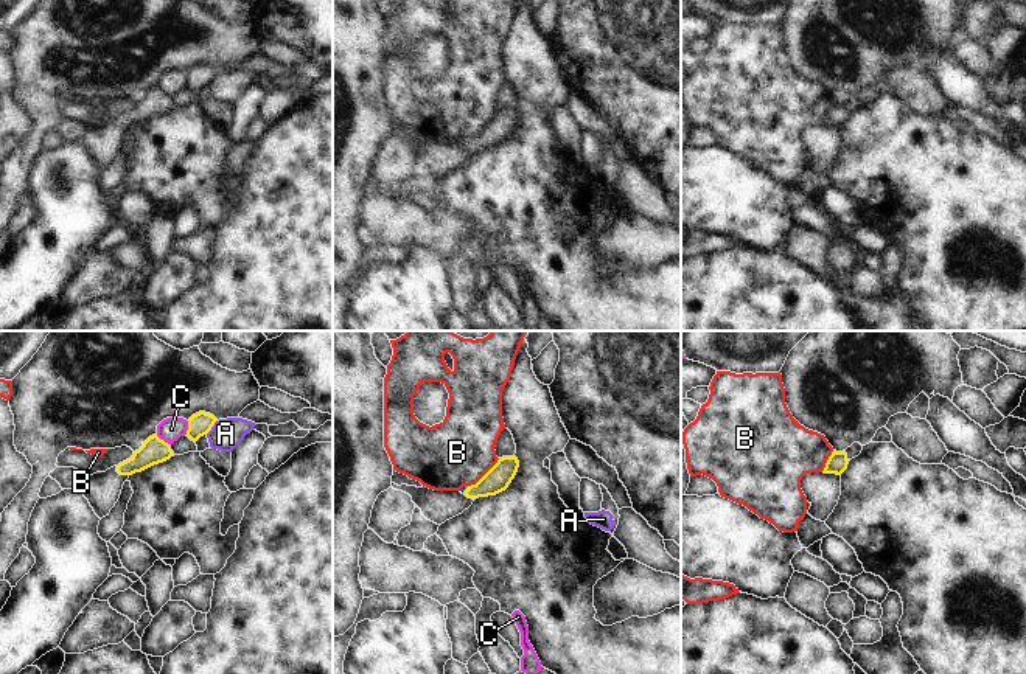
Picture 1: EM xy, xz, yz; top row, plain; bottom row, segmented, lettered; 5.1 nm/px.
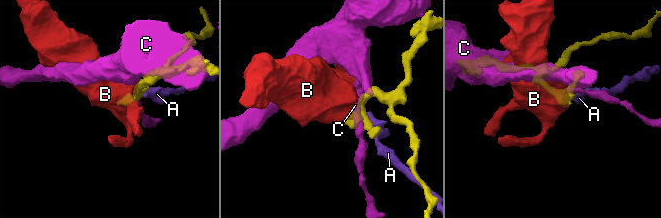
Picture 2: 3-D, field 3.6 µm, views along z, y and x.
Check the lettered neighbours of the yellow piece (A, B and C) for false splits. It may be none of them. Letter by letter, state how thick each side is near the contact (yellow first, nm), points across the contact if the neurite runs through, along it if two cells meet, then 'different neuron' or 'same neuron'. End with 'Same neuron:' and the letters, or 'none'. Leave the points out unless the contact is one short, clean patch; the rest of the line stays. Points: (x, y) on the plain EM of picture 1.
A: 120 nm thick on the yellow side, 160 nm on the other; border along xy (216, 72), (205, 86); different neuron
B: 130 nm thick on the yellow side, 360 nm on the other; different neuron
C: 140 nm thick on the yellow side, 120 nm on the other; different neuron
Same neuron: none

